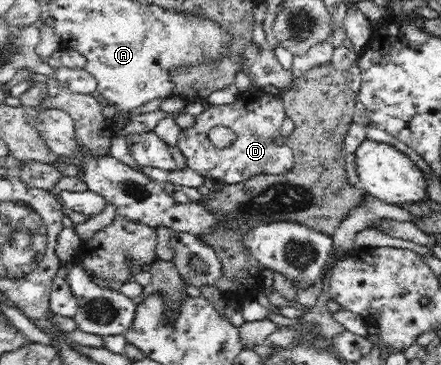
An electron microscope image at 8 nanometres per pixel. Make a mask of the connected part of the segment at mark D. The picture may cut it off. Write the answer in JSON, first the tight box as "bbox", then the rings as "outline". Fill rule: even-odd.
{"bbox":[178,88,294,185],"outline":[[[249,88],[239,94],[233,104],[207,107],[196,117],[191,128],[181,130],[178,147],[193,171],[226,185],[237,185],[261,174],[281,175],[294,164],[292,148],[282,142],[279,134],[285,118],[286,111],[279,96],[266,93],[263,89]],[[215,126],[230,128],[235,133],[235,140],[225,148],[215,147],[208,135]]]}

